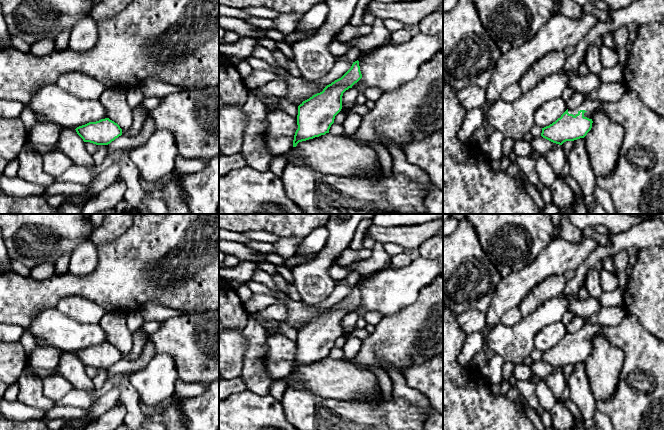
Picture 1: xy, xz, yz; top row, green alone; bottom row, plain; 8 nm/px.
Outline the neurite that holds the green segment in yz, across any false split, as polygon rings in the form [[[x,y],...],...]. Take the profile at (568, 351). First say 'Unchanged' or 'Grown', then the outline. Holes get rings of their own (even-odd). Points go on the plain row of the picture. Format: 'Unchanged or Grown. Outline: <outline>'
Grown. Outline: [[[626,315],[616,326],[585,324],[542,352],[541,360],[559,369],[584,362],[592,352],[593,338],[599,334],[623,350],[624,364],[616,392],[610,399],[597,400],[597,410],[610,418],[614,430],[664,430],[664,342],[648,332],[634,316]]]

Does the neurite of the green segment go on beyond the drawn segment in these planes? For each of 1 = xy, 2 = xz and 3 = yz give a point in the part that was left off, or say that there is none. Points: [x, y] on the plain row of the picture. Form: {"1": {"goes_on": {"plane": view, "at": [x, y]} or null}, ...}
{"1": {"goes_on": null}, "2": {"goes_on": null}, "3": {"goes_on": {"plane": "yz", "at": [638, 404]}}}

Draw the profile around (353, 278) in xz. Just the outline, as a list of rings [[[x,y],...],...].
[[[356,271],[349,273],[347,275],[347,277],[344,279],[344,281],[348,284],[350,284],[351,286],[355,286],[359,283],[359,281],[361,280],[362,275]]]

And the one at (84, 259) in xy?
[[[86,241],[72,251],[67,275],[74,277],[87,276],[95,271],[97,265],[97,245],[92,241]]]

